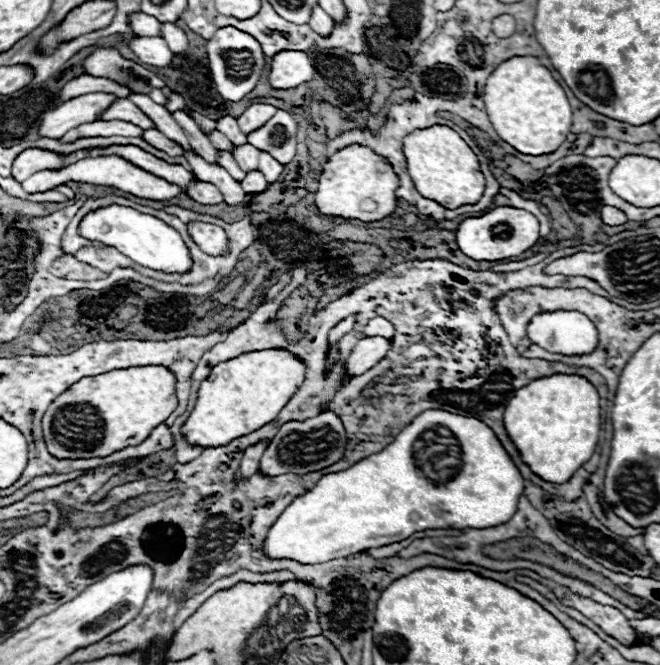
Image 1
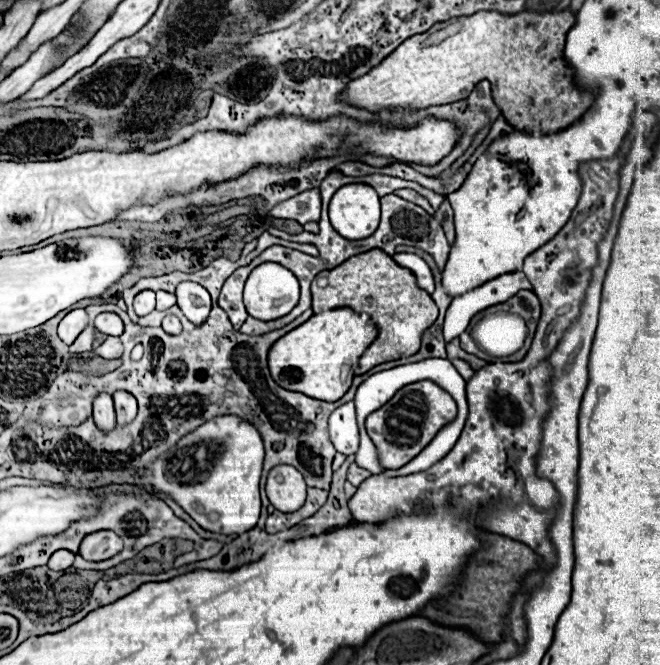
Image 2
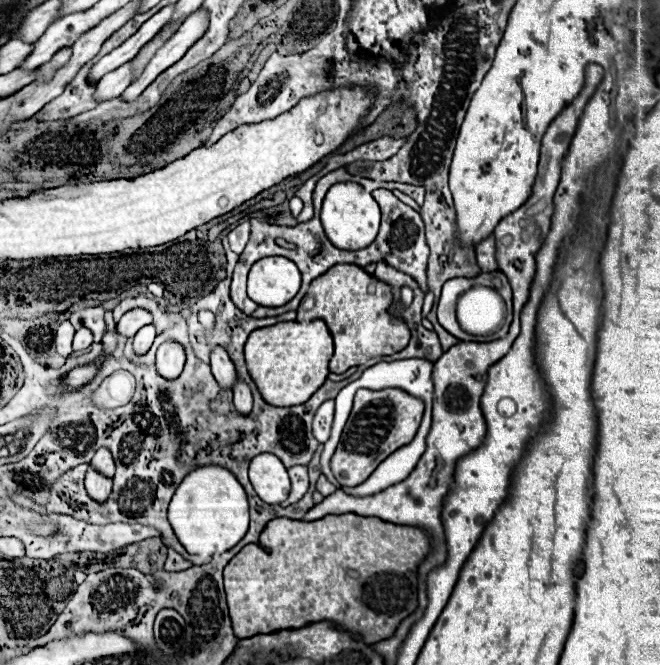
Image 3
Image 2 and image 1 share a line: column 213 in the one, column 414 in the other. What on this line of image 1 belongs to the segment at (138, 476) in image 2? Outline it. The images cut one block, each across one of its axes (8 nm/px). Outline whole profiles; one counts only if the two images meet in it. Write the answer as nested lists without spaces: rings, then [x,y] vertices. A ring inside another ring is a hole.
[[[426,410],[414,418],[382,452],[356,462],[356,466],[350,466],[344,472],[322,476],[312,490],[296,496],[268,530],[262,544],[262,554],[274,560],[288,558],[300,564],[322,564],[334,558],[358,554],[368,548],[400,542],[412,532],[426,528],[462,530],[472,526],[498,526],[500,522],[508,522],[508,518],[512,518],[522,490],[524,480],[518,468],[484,422],[450,414],[446,410]]]

